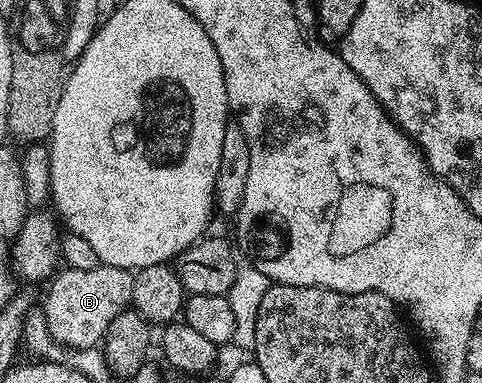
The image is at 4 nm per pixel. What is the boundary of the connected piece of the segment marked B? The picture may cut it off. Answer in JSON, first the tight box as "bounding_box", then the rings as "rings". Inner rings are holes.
{"bounding_box":[43,264,134,349],"rings":[[[101,264],[93,270],[66,267],[52,277],[45,296],[43,315],[53,329],[53,335],[74,349],[96,348],[107,334],[115,314],[130,307],[133,299],[134,273],[128,268],[112,268]],[[53,284],[53,285],[52,285]]]}

